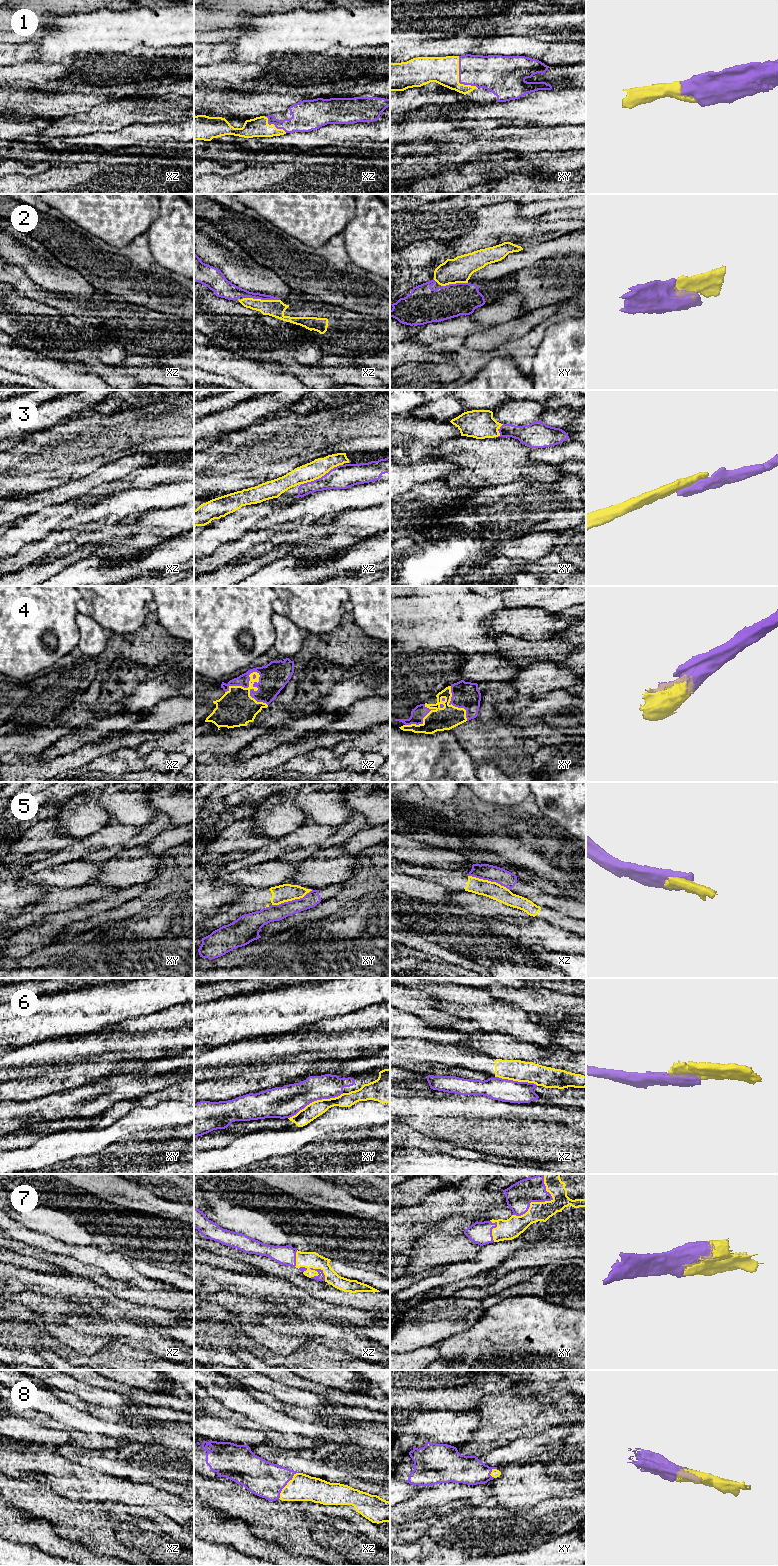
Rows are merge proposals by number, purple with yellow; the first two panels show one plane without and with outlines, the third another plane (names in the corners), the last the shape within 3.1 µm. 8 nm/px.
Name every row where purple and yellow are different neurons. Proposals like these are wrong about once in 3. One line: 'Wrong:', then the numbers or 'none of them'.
Wrong: 3, 5, 6

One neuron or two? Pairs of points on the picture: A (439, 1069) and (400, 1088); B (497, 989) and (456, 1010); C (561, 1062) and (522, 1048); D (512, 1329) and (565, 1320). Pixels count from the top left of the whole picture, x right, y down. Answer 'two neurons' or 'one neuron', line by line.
A: two neurons
B: two neurons
C: one neuron
D: one neuron

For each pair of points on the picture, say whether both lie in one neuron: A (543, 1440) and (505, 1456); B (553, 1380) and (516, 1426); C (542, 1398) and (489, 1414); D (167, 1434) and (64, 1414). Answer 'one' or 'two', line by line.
A: one
B: two
C: one
D: one

